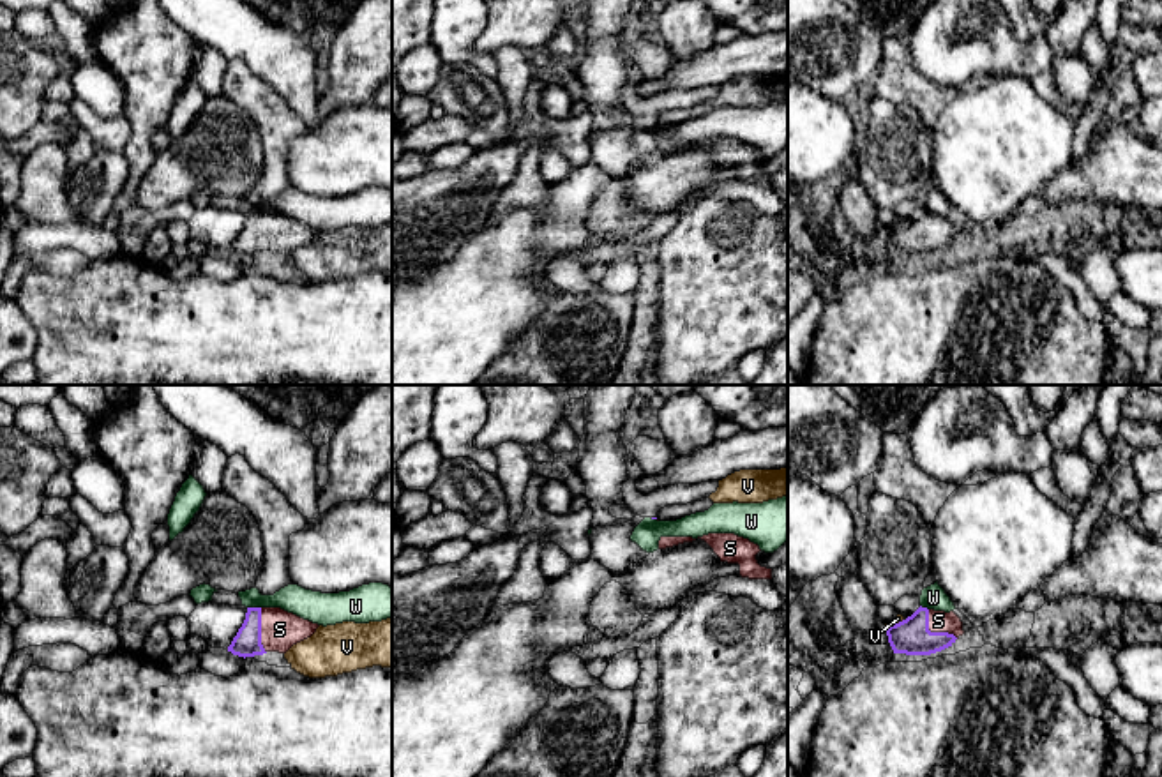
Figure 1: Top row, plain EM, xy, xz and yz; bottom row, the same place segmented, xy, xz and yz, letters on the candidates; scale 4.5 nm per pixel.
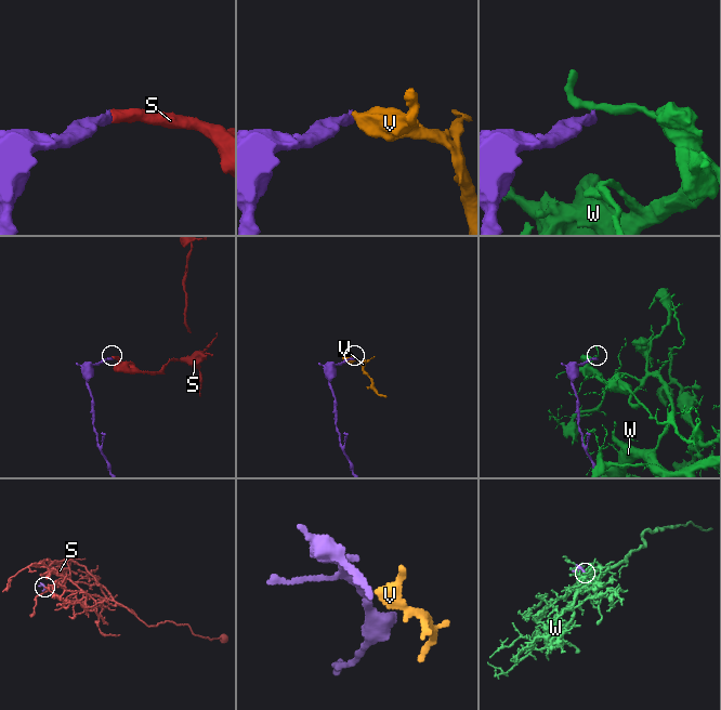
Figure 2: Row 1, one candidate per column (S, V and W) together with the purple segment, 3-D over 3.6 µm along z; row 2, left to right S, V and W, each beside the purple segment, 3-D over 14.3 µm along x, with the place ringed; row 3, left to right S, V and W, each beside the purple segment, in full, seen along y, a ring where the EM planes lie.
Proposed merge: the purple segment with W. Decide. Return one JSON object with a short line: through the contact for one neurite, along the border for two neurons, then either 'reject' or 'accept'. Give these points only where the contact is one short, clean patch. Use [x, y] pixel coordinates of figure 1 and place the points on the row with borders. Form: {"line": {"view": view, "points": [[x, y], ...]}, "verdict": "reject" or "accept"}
{"line": {"view": "xy", "points": [[248, 606], [260, 608]]}, "verdict": "reject"}

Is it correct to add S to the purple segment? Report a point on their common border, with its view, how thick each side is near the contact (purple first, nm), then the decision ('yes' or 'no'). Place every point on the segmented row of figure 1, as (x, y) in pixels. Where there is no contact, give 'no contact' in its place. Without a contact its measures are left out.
yz (935, 633) | 170/100 nm | yes

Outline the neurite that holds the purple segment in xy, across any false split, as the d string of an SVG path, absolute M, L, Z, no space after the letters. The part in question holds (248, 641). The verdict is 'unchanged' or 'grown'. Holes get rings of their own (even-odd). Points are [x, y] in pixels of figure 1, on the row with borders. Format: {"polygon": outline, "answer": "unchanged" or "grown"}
{"polygon": "M247 607L228 652L244 659L267 652L286 653L293 645L311 637L318 627L281 607Z", "answer": "grown"}

